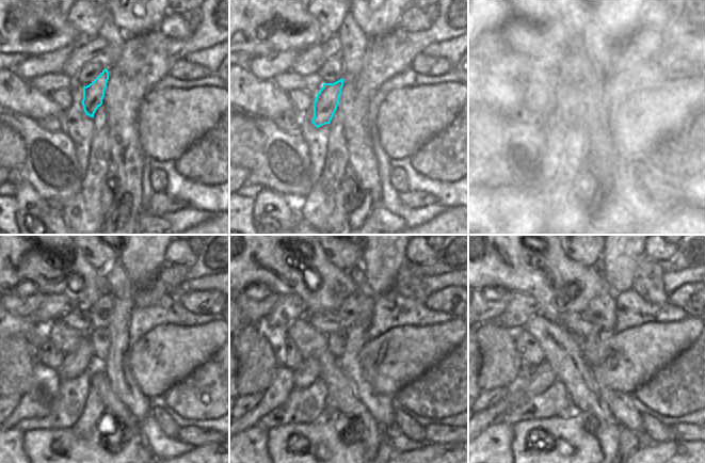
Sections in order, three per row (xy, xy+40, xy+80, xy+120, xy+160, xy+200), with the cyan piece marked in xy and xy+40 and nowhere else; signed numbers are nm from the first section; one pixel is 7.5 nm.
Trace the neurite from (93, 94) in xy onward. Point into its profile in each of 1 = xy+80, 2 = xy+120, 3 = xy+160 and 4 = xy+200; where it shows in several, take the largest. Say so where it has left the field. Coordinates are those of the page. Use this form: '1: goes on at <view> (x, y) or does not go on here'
1: goes on at xy+80 (560, 116)
2: goes on at xy+120 (75, 363)
3: goes on at xy+160 (308, 371)
4: goes on at xy+200 (543, 376)

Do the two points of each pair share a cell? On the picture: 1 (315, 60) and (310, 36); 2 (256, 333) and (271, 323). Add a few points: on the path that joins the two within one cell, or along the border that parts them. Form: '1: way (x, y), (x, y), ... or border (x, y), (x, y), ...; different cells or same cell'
1: border (326, 36), (300, 52); different cells
2: border (257, 322), (274, 334); different cells

